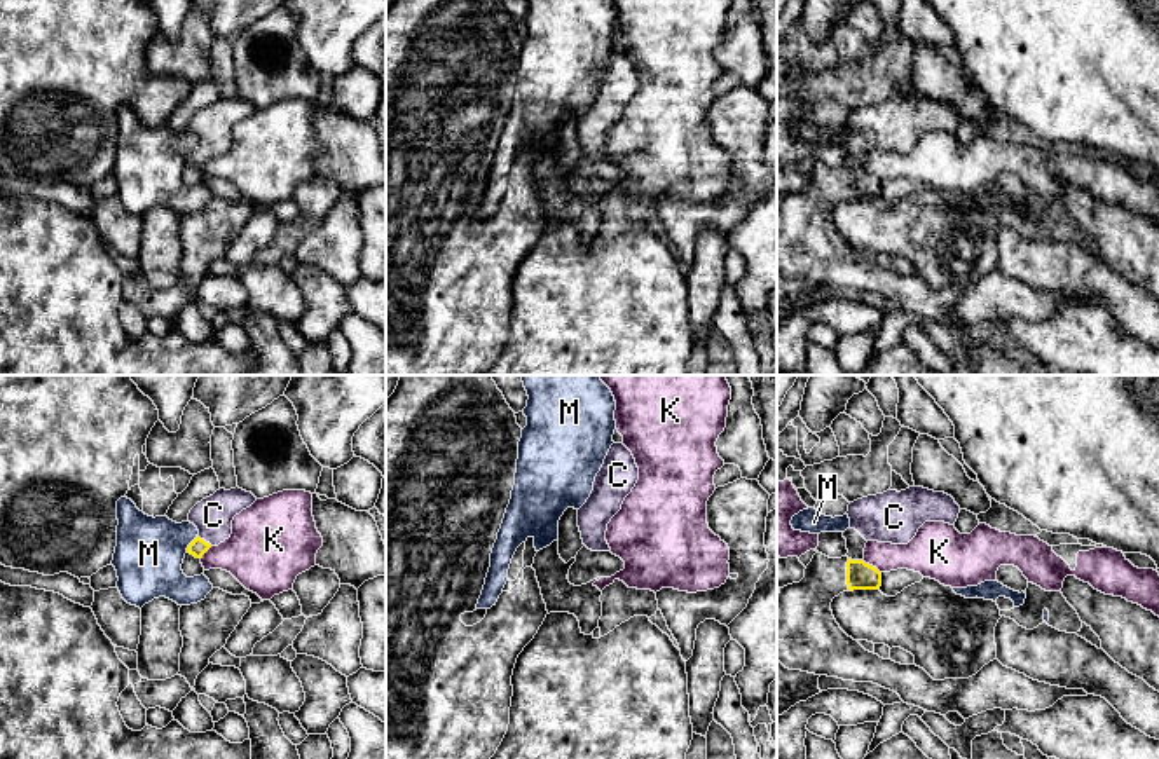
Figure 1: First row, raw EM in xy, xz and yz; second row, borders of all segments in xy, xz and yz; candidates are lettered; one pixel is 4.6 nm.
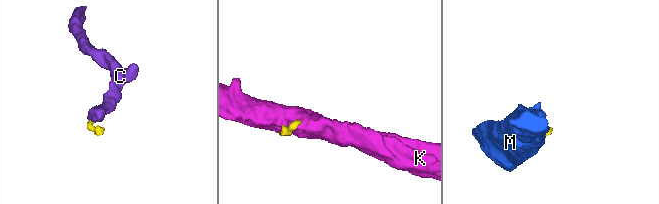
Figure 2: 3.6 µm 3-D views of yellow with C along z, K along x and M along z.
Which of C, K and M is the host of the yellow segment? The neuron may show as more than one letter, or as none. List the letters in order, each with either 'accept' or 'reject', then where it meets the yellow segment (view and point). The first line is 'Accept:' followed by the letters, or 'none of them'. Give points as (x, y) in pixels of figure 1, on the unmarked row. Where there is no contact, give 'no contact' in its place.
Accept: C
C: accept; contact xy (203, 149)
K: reject; contact yz (871, 175)
M: reject; contact xy (189, 154)

